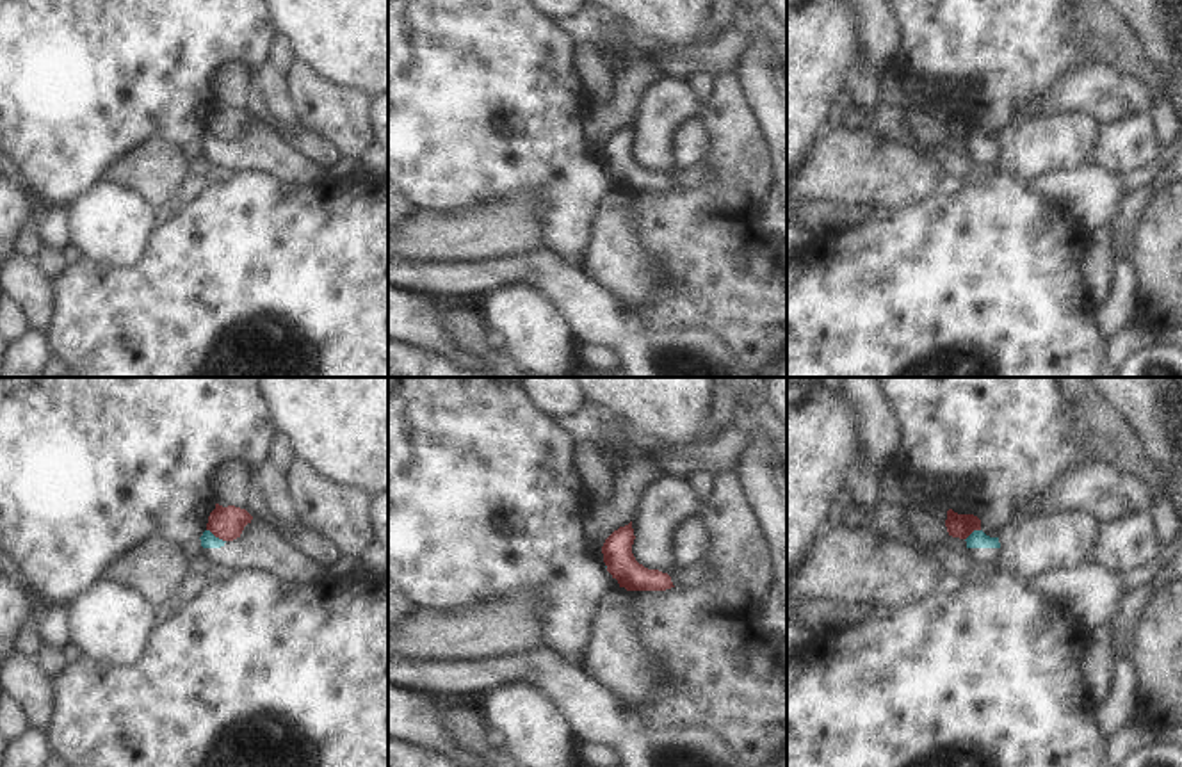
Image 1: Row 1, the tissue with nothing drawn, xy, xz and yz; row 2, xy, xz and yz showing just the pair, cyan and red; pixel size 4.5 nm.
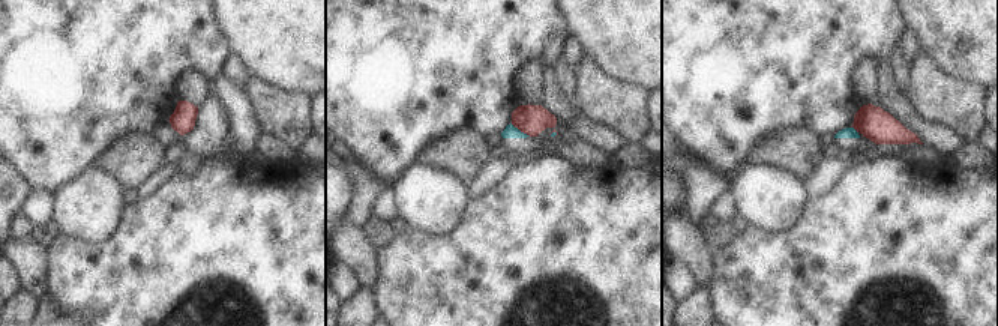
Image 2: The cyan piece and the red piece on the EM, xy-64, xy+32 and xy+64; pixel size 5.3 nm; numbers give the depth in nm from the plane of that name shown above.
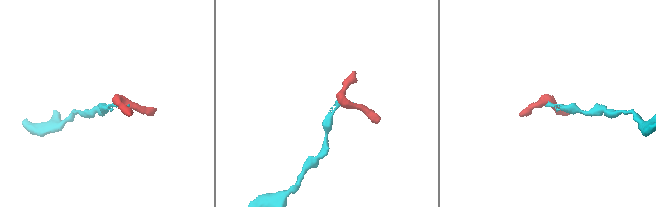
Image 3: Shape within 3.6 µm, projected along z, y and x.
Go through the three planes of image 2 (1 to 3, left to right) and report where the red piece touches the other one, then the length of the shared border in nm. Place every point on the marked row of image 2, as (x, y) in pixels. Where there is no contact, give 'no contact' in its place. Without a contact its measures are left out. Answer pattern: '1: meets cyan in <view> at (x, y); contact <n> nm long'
1: no contact
2: meets cyan in xy+32 at (520, 131); contact 130 nm long
3: meets cyan in xy+64 at (854, 129); contact 50 nm long

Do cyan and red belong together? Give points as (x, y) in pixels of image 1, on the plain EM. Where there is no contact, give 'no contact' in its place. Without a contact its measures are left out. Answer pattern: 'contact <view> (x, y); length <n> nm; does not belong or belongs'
contact xy (214, 137); length 110 nm; does not belong

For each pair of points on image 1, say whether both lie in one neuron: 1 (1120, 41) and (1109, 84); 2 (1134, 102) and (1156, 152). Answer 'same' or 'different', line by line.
1: different
2: different

